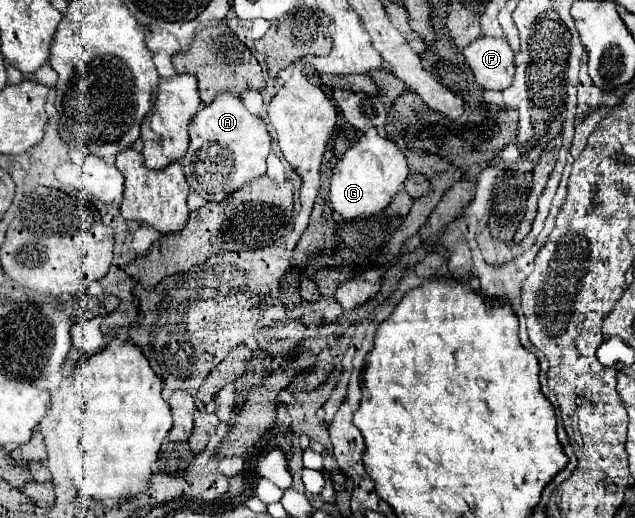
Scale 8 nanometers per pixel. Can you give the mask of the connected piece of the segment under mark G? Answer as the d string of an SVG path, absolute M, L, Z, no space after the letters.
M368 128L362 138L344 152L330 176L330 204L332 210L346 220L368 218L384 210L392 196L400 190L402 182L408 176L406 156L400 152L396 142L382 136L376 128Z

